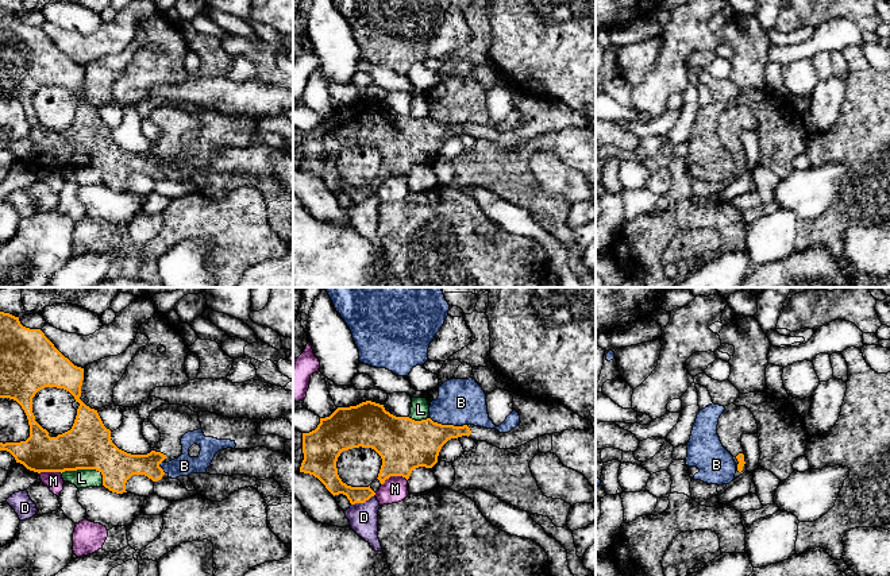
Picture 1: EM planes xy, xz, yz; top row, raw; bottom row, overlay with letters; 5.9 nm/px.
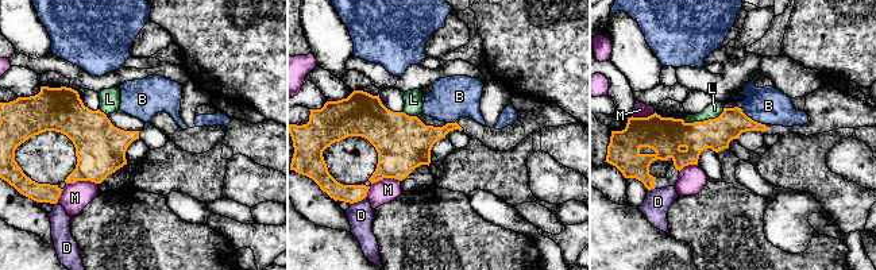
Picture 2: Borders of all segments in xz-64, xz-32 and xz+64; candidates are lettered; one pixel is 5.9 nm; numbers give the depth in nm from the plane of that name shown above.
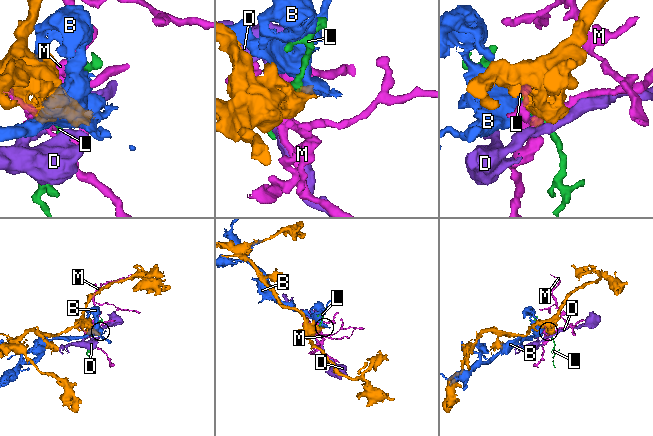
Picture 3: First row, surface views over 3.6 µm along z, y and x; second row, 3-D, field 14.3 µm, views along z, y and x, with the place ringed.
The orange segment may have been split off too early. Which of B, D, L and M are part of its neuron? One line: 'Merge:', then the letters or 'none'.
Merge: none

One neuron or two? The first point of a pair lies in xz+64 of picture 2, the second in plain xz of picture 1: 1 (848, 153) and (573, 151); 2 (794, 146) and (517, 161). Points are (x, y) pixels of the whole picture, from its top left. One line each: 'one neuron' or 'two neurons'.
1: two neurons
2: one neuron

